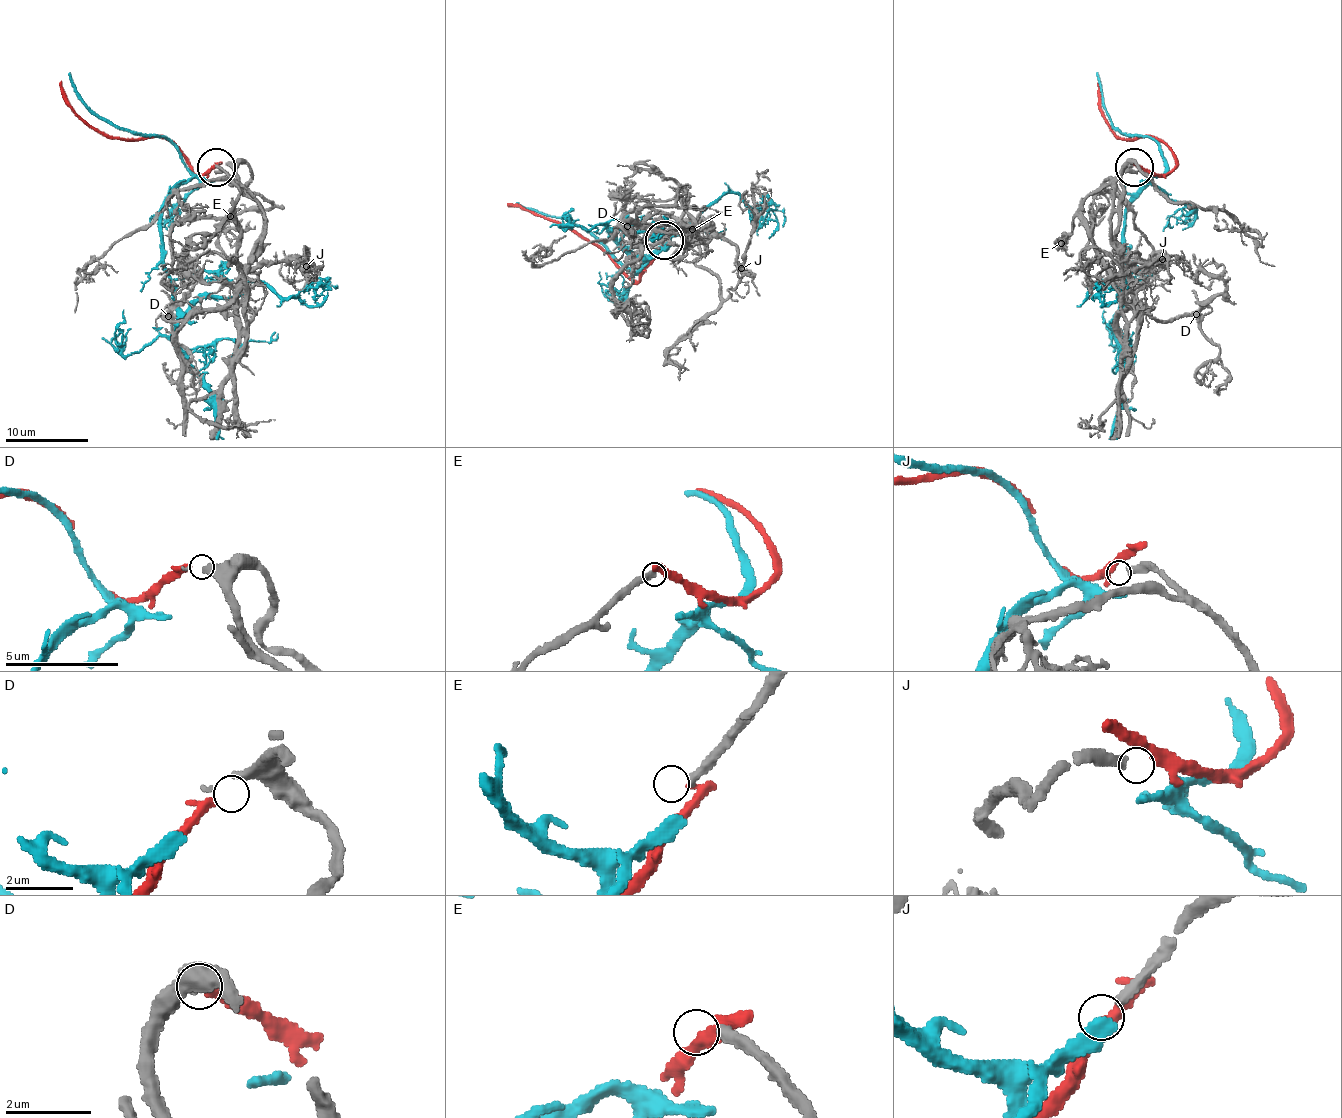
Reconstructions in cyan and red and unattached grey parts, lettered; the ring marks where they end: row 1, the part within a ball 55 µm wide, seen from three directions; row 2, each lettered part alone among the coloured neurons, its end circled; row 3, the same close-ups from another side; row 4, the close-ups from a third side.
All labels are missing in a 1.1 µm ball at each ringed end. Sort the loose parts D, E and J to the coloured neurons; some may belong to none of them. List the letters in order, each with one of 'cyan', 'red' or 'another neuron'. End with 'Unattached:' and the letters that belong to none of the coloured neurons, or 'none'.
D: red
E: another neuron
J: another neuron
Unattached: E, J

